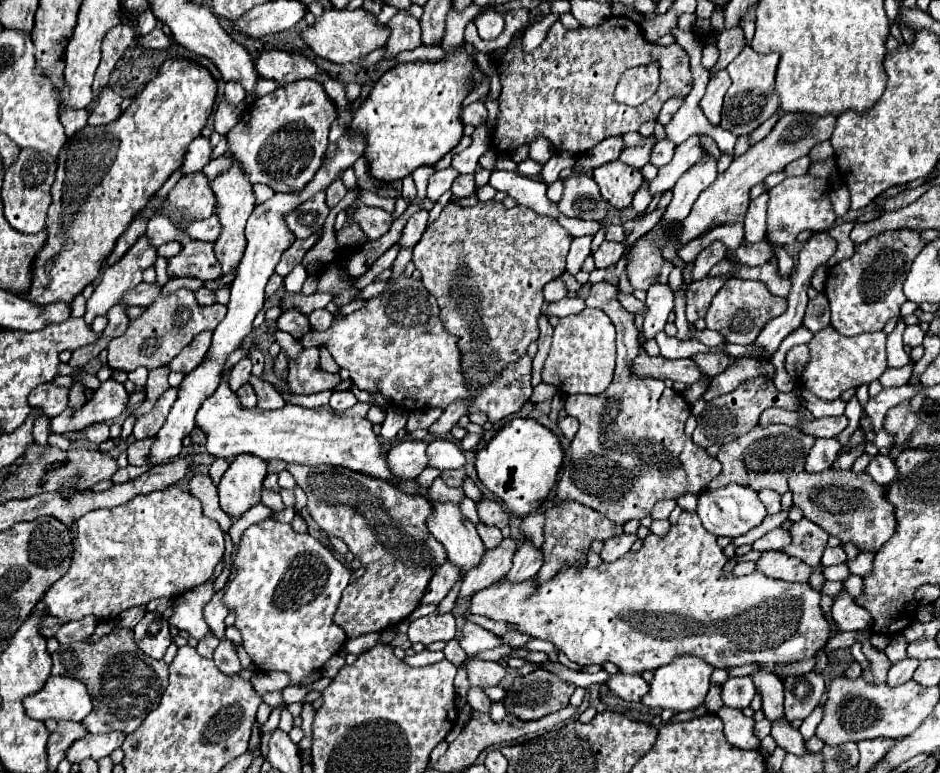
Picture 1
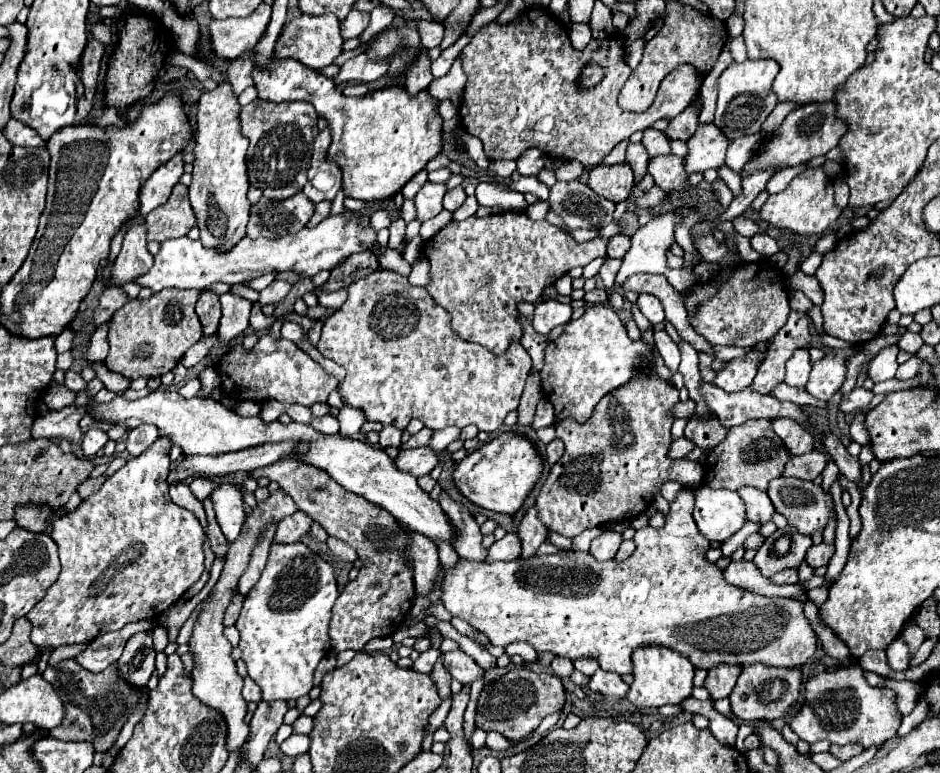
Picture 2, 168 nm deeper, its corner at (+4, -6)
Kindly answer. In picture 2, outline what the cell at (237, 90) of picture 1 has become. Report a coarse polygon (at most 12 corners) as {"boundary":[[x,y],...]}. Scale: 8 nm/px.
{"boundary":[[252,53],[230,63],[226,79],[236,95],[254,83]]}

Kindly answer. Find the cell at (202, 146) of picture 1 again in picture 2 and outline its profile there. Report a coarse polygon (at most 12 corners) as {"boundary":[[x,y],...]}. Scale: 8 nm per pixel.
{"boundary":[[182,153],[160,165],[138,195],[136,217],[164,205],[184,173]]}

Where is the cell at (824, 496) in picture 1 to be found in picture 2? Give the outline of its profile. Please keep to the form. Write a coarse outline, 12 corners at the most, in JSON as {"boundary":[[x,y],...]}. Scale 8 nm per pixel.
{"boundary":[[778,477],[766,493],[804,535],[836,515],[832,497],[812,481]]}

